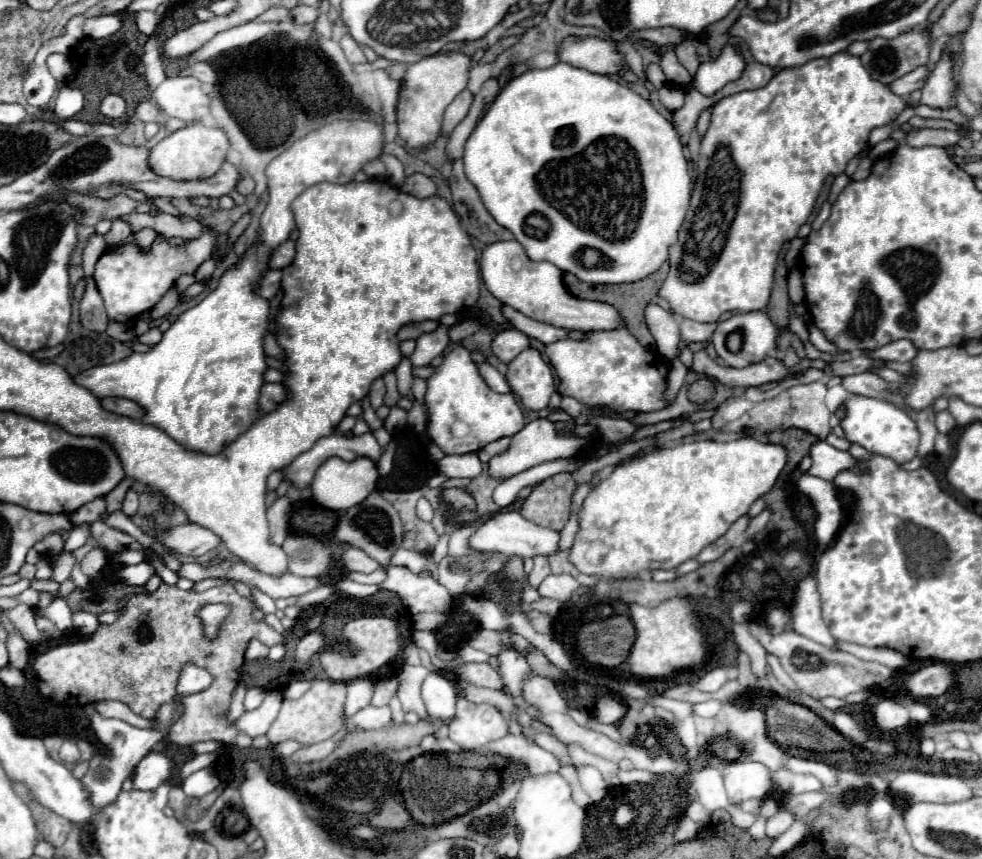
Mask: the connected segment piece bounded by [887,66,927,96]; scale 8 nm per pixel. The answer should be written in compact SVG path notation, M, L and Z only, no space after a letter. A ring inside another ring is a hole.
M917 68L905 76L901 76L899 80L893 80L891 84L887 84L887 88L891 92L895 92L897 96L909 96L913 90L917 88L923 88L925 84L925 76L927 76L927 68Z

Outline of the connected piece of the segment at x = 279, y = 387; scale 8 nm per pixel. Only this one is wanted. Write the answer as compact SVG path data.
M263 384L261 396L259 396L259 408L261 412L271 412L285 400L285 388L283 384Z

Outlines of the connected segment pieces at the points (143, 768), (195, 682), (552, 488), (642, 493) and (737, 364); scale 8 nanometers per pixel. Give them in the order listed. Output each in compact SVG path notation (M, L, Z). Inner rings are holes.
M151 752L135 768L131 776L133 788L135 790L155 790L171 776L171 772L173 772L173 762L161 752Z
M187 664L181 672L181 678L179 678L179 686L177 686L177 692L181 696L185 694L191 694L191 692L199 692L199 690L205 690L209 684L211 684L211 674L203 668L197 668L197 666L191 666Z
M567 472L547 478L529 494L521 508L521 516L539 526L561 530L569 518L573 490L575 480Z
M751 436L727 442L693 440L675 448L659 448L641 458L627 460L615 466L615 470L585 498L583 508L579 510L581 530L575 536L569 560L579 572L615 580L633 578L635 574L653 568L673 570L713 544L737 518L747 514L757 498L771 492L785 464L785 446L759 442Z
M747 312L747 314L733 314L727 320L723 320L713 338L711 338L717 356L733 368L743 368L747 364L763 360L767 354L773 352L777 346L777 328L771 322L771 318L765 312Z

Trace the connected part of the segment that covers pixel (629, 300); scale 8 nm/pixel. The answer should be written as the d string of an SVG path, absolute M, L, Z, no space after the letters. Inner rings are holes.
M665 262L655 274L643 278L643 280L637 280L637 282L629 282L629 284L587 284L587 282L581 282L577 276L573 274L563 274L563 282L565 286L569 288L569 292L577 298L585 298L585 300L599 300L599 302L605 302L605 304L611 304L615 306L625 318L627 322L631 324L629 328L633 330L633 336L639 340L639 344L643 344L643 348L649 348L649 350L655 350L655 340L651 336L651 332L647 330L647 324L645 324L645 316L643 316L643 310L645 306L657 296L663 280L667 278L667 272L669 272L669 264Z

